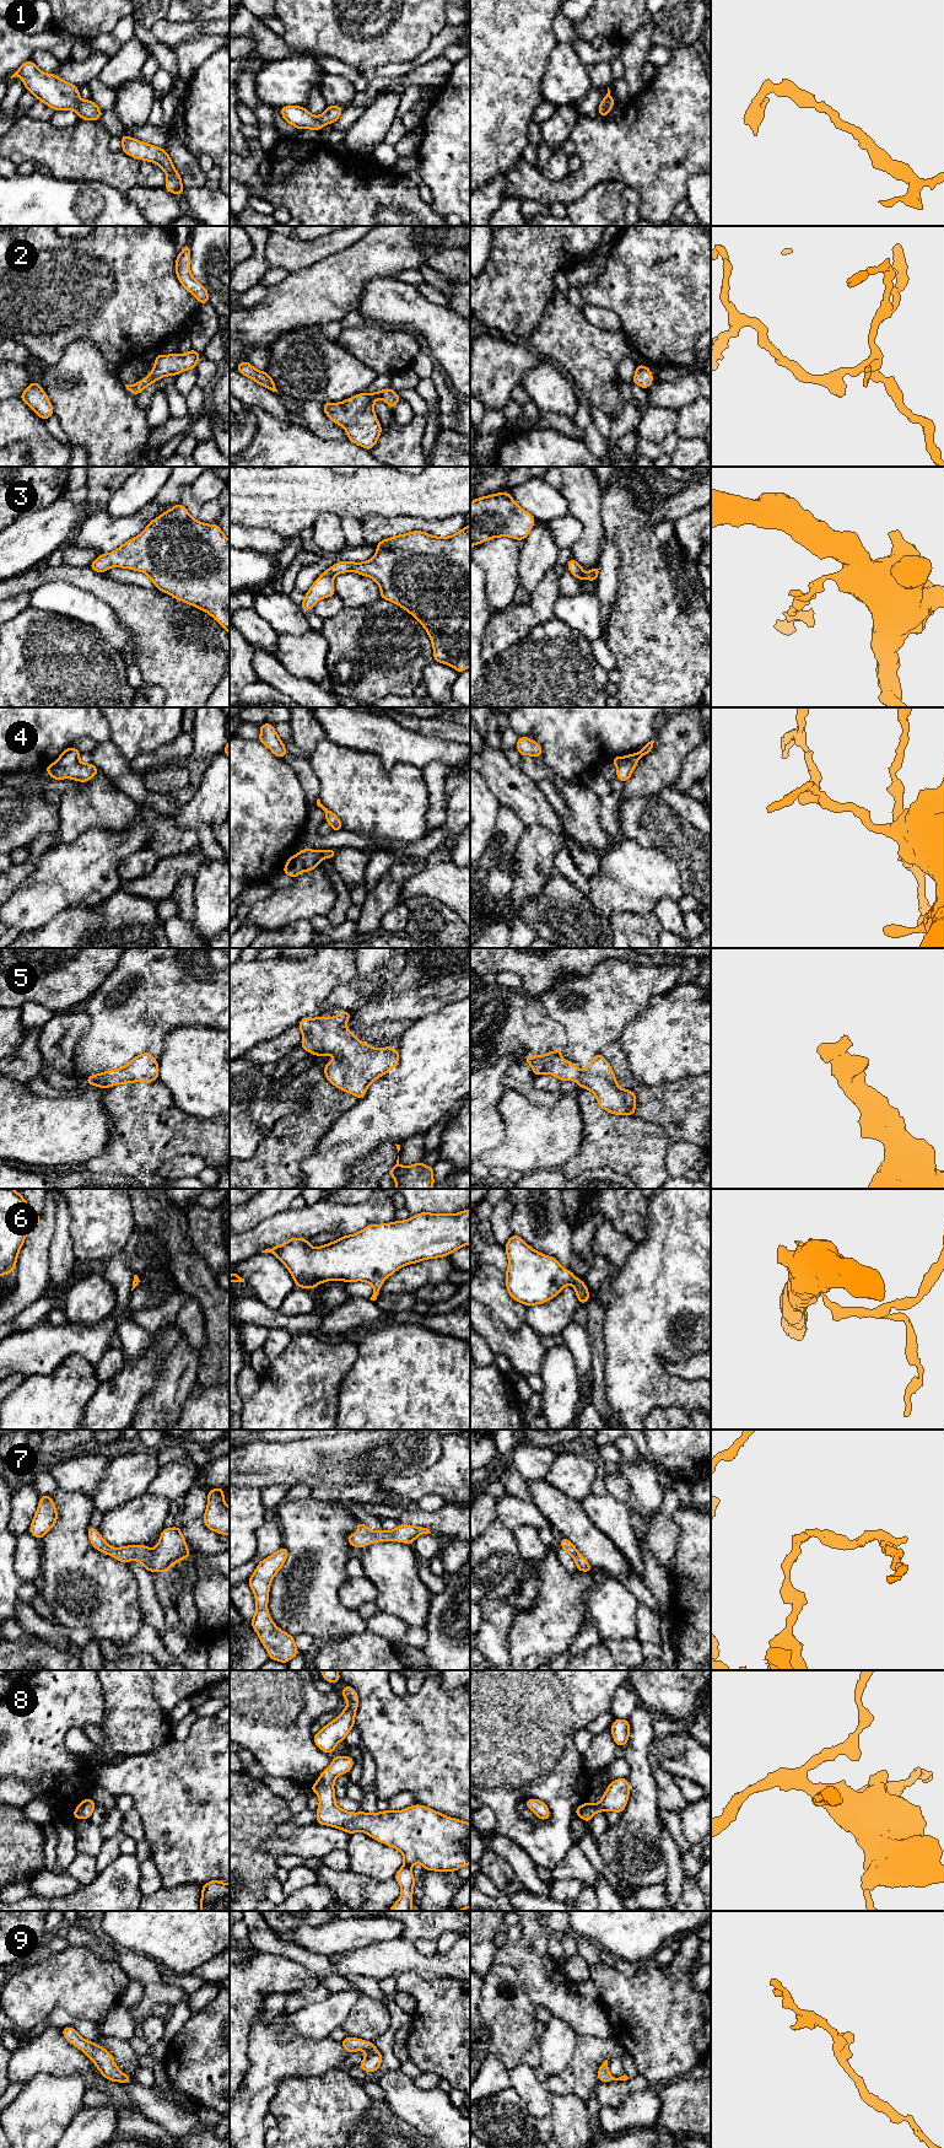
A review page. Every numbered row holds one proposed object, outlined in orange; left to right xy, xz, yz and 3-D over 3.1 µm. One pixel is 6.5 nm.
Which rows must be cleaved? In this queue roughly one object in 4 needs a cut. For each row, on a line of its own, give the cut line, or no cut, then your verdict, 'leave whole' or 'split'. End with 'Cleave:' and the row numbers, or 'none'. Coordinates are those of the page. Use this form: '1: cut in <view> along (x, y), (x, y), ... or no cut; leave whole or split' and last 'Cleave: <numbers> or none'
1: no cut; leave whole
2: no cut; leave whole
3: no cut; leave whole
4: cut in yz along (640, 755), (625, 758), (616, 765); split
5: no cut; leave whole
6: no cut; leave whole
7: no cut; leave whole
8: no cut; leave whole
9: no cut; leave whole
Cleave: 4

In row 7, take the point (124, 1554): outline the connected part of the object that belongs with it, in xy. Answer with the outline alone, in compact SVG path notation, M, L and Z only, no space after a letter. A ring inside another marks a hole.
M88 1527L88 1539L98 1551L114 1556L119 1562L139 1561L150 1572L167 1572L176 1562L190 1556L180 1528L164 1528L153 1549L145 1545L129 1545L114 1549L103 1540L99 1531Z

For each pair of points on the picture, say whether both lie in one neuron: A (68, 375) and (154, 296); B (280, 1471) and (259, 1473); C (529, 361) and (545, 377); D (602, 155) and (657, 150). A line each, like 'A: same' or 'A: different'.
A: different
B: same
C: different
D: same

